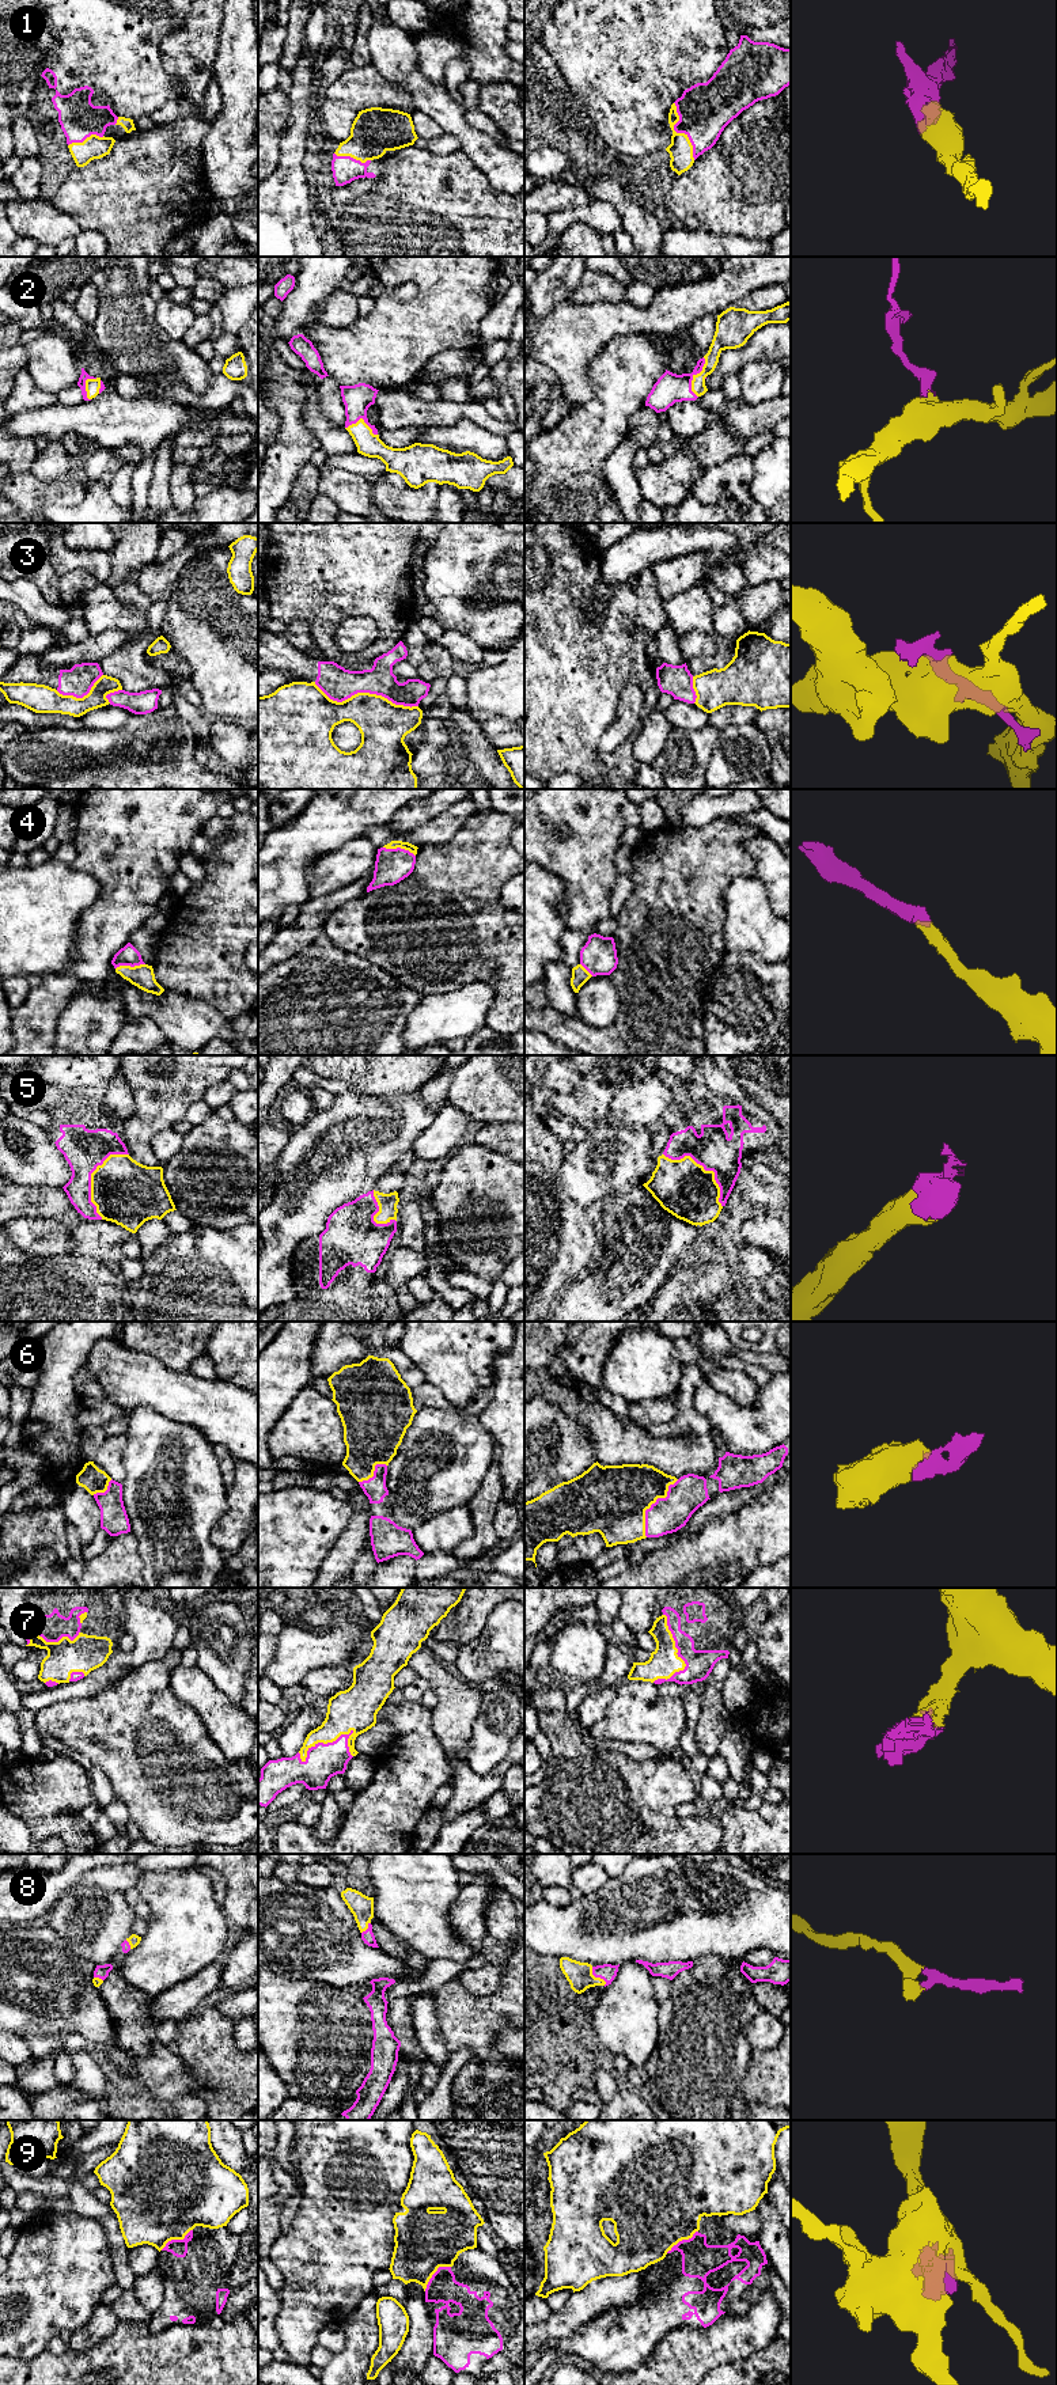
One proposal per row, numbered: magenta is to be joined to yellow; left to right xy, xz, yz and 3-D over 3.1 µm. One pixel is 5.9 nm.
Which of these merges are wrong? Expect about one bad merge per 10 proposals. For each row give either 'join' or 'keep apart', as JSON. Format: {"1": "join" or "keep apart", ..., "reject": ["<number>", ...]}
{"1": "join", "2": "join", "3": "keep apart", "4": "join", "5": "join", "6": "join", "7": "join", "8": "join", "9": "keep apart", "reject": ["3", "9"]}

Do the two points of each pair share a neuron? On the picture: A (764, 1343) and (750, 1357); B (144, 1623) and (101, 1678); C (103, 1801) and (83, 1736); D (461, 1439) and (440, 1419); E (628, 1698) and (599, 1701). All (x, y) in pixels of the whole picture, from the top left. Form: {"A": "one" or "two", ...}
{"A": "two", "B": "one", "C": "two", "D": "one", "E": "two"}

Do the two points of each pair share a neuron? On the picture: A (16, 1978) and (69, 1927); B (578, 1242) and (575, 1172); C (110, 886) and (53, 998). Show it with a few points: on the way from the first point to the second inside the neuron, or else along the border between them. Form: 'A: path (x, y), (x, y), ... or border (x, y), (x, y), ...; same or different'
A: border (48, 1923), (75, 1955), (84, 1957); different
B: border (559, 1176), (561, 1189), (583, 1209); different
C: path (110, 914), (93, 959), (82, 970); same

